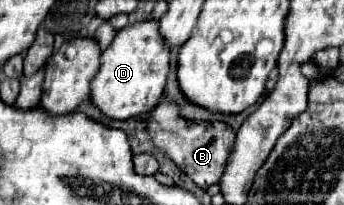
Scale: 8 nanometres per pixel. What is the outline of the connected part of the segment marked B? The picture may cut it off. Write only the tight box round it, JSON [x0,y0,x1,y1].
[145,99,235,189]

